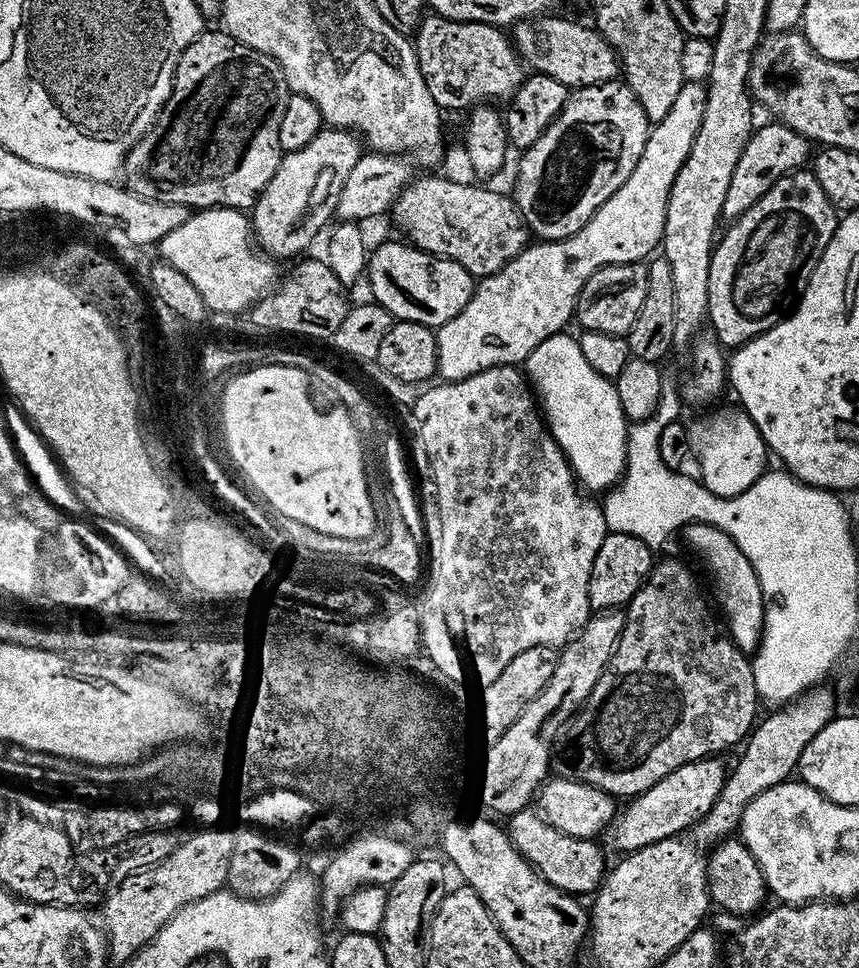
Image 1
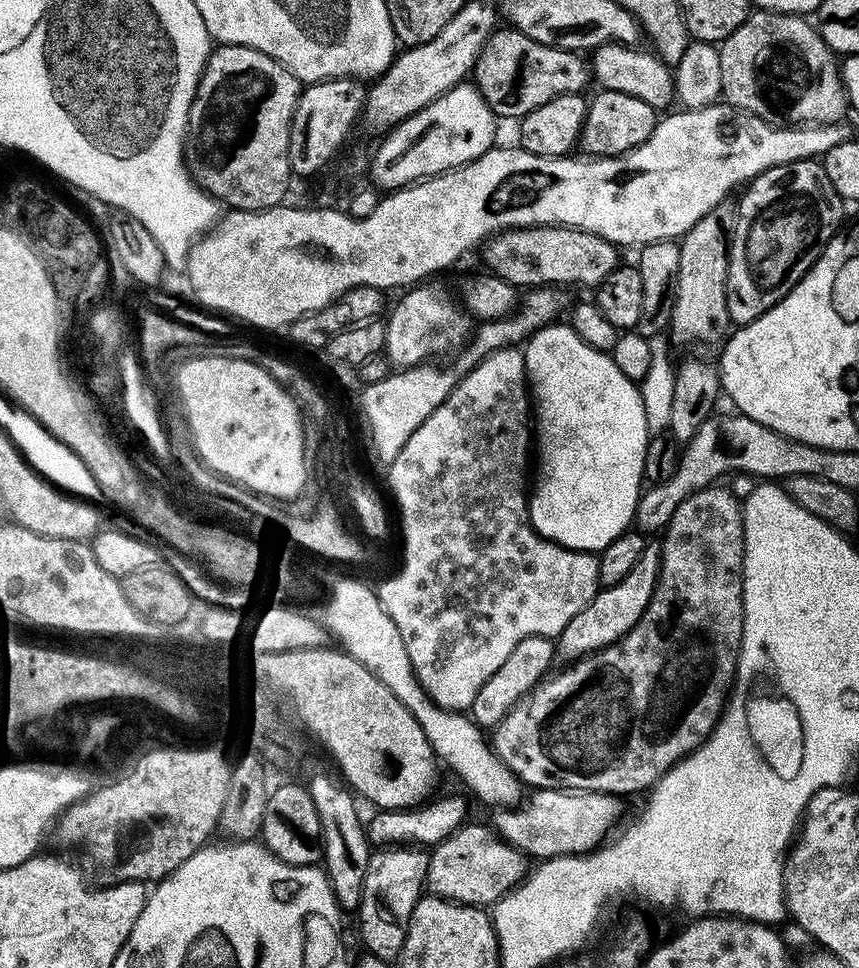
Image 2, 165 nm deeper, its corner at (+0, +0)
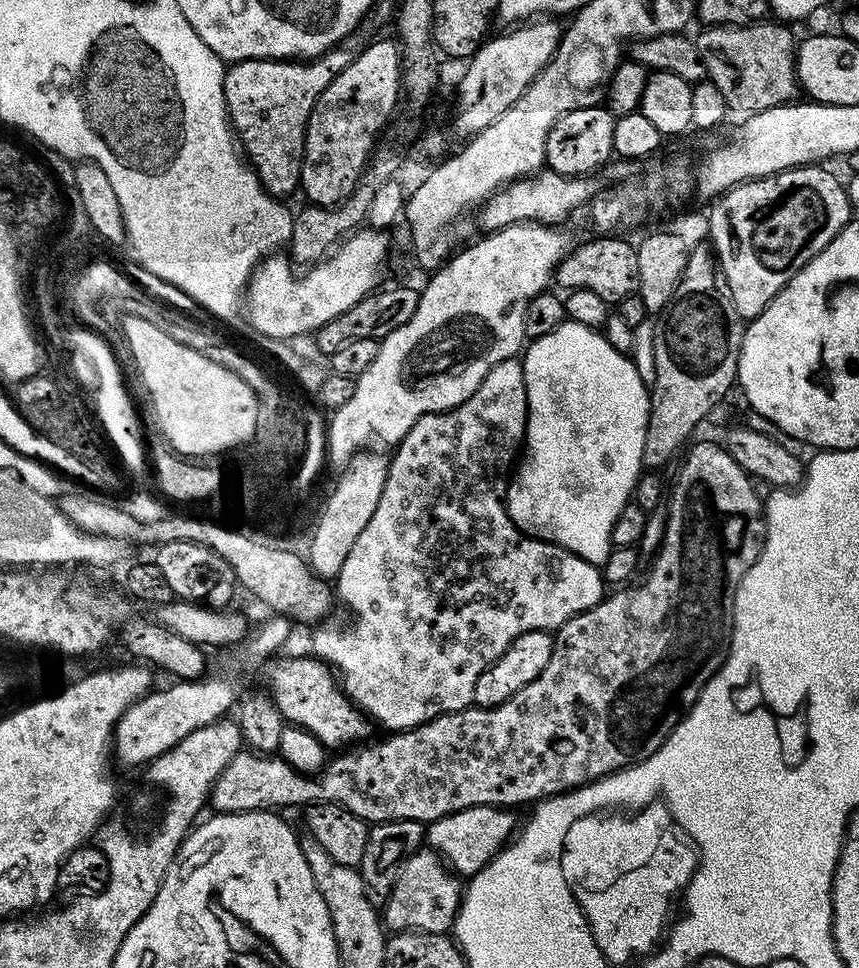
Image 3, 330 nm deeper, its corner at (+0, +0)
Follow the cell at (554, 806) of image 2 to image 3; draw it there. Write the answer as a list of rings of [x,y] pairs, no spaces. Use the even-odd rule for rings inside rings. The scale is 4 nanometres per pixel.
[[[483,804],[446,814],[427,825],[427,847],[440,855],[441,860],[447,862],[457,876],[471,878],[484,869],[513,839],[518,820],[516,824],[516,816],[512,812],[515,811],[511,807],[497,808],[495,804]]]

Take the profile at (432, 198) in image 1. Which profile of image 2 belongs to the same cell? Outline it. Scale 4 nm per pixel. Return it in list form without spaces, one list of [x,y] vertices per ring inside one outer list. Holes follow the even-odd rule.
[[[539,224],[533,228],[507,228],[489,236],[482,244],[484,264],[489,273],[502,278],[507,284],[515,284],[517,289],[531,290],[560,284],[577,284],[580,288],[595,289],[618,266],[617,245],[598,234],[590,234],[581,228],[568,228],[564,224]]]

